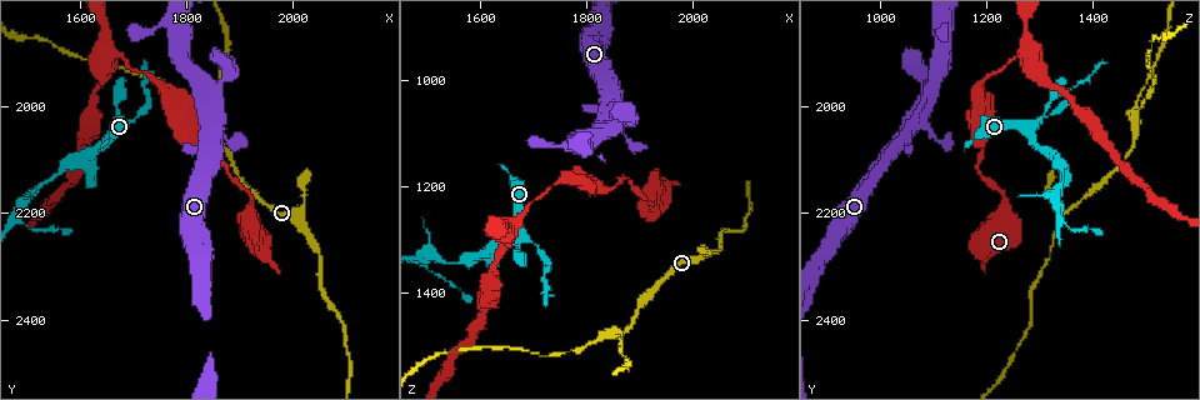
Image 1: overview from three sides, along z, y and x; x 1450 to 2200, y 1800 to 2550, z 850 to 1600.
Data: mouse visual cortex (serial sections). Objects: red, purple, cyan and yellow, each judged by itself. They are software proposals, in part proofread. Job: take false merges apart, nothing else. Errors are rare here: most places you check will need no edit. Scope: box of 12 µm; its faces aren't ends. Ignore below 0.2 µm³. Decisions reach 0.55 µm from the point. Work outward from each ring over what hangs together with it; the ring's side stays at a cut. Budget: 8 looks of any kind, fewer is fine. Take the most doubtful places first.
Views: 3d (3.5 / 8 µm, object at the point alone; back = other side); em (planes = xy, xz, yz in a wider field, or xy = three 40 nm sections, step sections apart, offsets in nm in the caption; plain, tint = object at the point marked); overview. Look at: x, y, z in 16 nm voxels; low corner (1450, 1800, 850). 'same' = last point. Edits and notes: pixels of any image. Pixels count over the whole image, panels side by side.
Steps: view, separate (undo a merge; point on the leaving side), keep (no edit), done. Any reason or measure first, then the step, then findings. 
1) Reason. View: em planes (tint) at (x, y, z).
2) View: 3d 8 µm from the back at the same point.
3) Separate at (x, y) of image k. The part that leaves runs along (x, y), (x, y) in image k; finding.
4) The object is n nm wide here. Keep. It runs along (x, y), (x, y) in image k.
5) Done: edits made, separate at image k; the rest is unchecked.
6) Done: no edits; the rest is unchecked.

Three arms meet. View: 3d 3.5 µm at (1840, 2025, 1480).

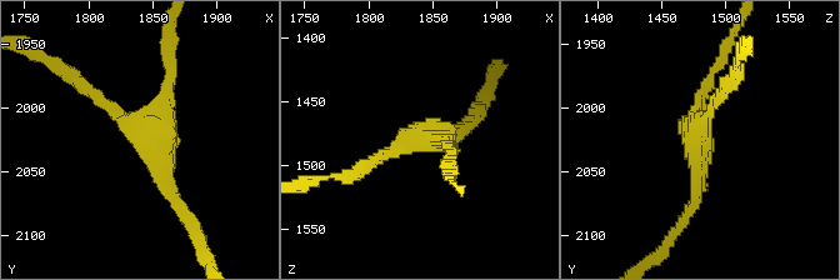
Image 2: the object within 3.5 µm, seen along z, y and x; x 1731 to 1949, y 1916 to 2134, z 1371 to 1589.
3 arms meet here; the arms are 150, 150, 150 nm wide; now the EM. View: em xy step 5 (plain) at (1844, 2020, 1476).

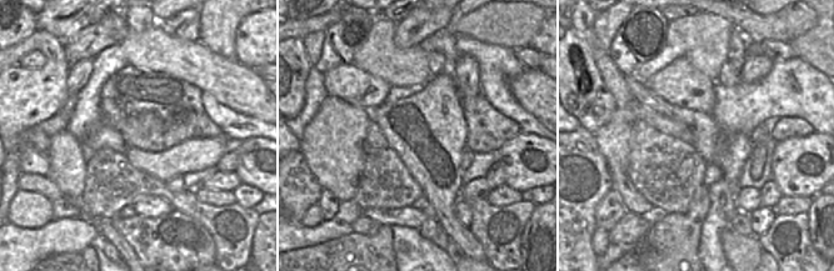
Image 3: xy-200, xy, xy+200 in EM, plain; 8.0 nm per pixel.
With the object marked. View: em xy step 5 (tint) at the same point.

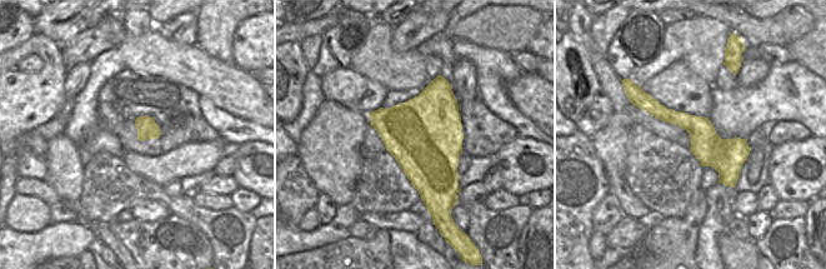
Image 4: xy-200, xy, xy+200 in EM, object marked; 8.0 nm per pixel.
Keep. It runs along (647, 101), (682, 119), (732, 182) in image 4; one cell here.

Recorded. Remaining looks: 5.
Abrupt turn. View: 3d 3.5 µm at (1670, 2045, 1275).

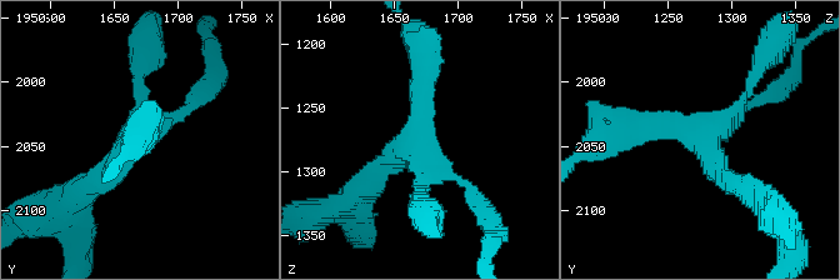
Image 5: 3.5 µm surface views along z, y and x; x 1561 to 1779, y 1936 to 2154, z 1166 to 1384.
Shape alone is not enough. View: em xy step 1 (tint) at (1670, 2036, 1276).

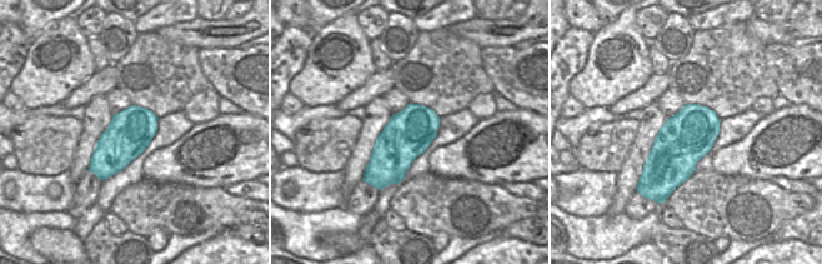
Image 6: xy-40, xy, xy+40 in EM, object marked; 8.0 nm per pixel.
Keep. It runs along (424, 61), (420, 141), (370, 180) in image 5; all the same cell.

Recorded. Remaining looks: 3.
Calibre changes. View: 3d 3.5 µm from the back at (1910, 2155, 1220).

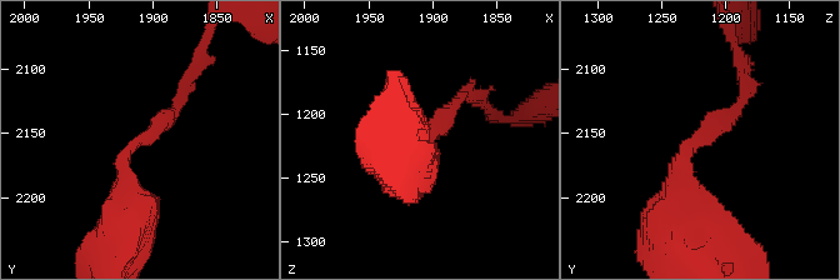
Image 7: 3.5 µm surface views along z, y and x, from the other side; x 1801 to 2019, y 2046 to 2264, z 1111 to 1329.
The arms are 200, 450 nm wide. View: em xy step 5 (tint) at (1912, 2156, 1224).

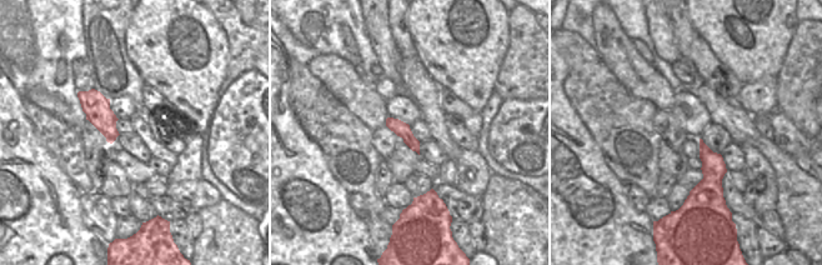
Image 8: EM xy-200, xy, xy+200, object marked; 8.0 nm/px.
The object is 130 nm wide here. Keep. It runs along (679, 216), (681, 155), (743, 94) in image 7; one cell here.

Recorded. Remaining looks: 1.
Done: no edits; the rest is unchecked.

